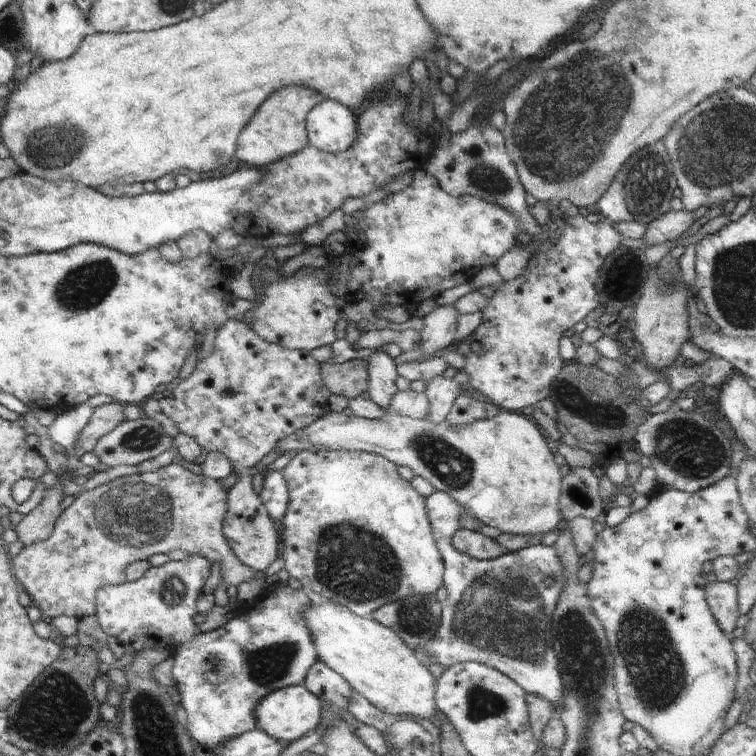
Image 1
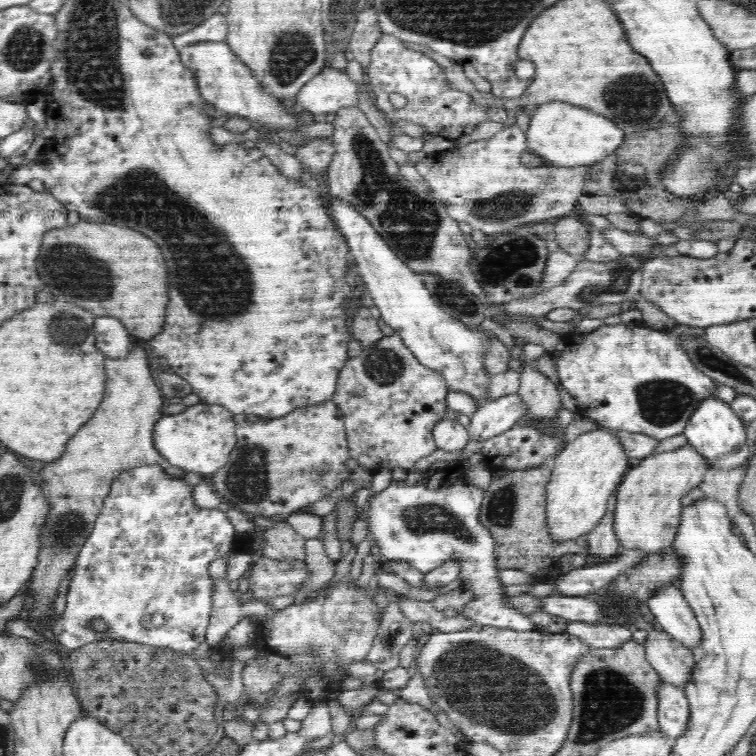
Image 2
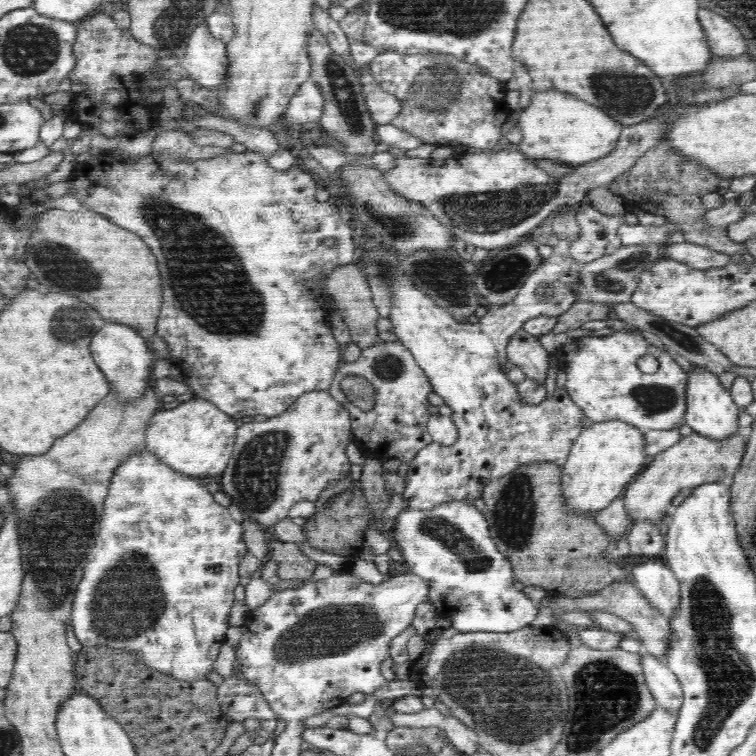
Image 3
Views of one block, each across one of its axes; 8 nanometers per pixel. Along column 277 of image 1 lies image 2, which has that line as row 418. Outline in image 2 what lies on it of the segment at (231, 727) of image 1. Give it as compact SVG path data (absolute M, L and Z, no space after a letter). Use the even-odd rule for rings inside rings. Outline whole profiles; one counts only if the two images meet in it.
M642 321L628 324L601 325L588 333L561 335L560 342L550 352L563 388L578 403L577 410L600 428L624 429L664 440L682 434L694 410L704 398L714 396L716 381L701 373L690 361L688 353L669 331L648 327Z

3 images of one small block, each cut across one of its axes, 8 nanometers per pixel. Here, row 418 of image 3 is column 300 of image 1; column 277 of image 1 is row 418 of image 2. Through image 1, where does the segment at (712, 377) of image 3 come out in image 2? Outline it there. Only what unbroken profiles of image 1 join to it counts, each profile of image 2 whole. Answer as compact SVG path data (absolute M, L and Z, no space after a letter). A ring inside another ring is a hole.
M710 396L704 398L694 410L683 434L687 438L687 444L707 460L710 470L734 470L752 456L752 448L746 446L745 432L745 423L736 416L732 407L716 396Z

